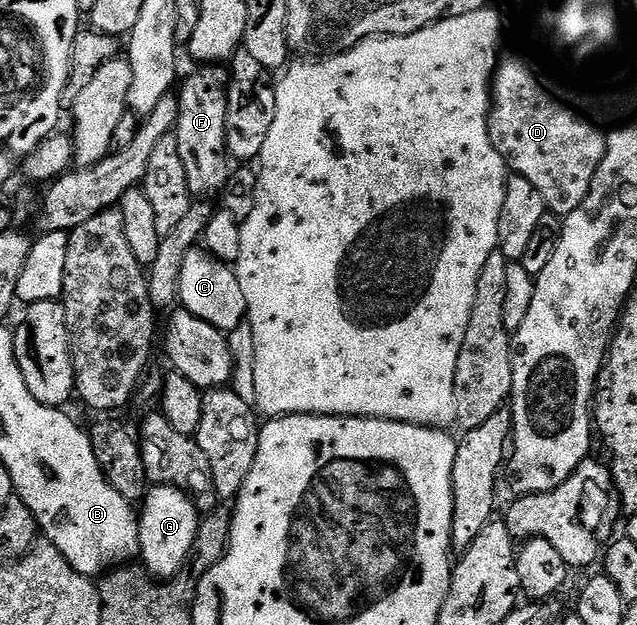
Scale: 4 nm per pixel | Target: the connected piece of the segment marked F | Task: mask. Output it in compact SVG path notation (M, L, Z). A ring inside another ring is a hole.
M204 64L178 86L178 97L180 107L178 108L178 120L174 127L176 143L178 144L178 156L182 156L182 168L186 168L186 184L188 191L197 199L204 200L207 194L219 195L223 191L226 180L230 173L230 159L226 148L226 104L228 103L228 79L229 75L224 74L219 65Z

